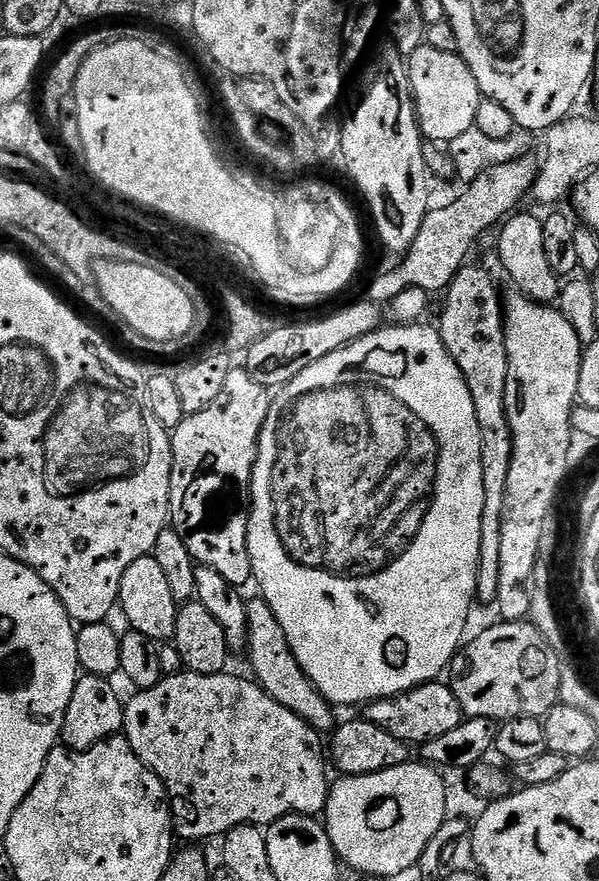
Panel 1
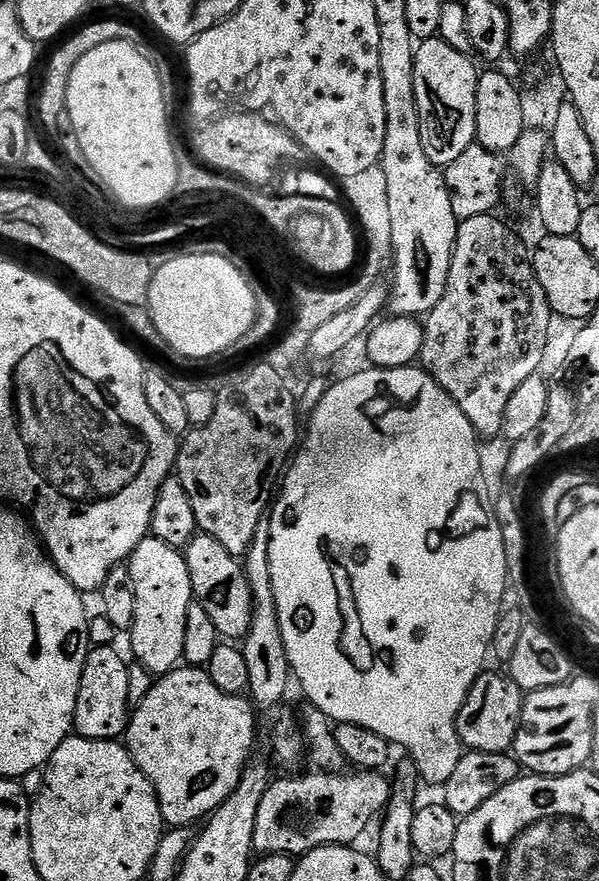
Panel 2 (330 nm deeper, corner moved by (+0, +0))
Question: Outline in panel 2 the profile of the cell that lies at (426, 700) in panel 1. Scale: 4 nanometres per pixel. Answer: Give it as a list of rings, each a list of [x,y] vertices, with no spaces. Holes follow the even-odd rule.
[[[488,670],[477,676],[456,719],[463,747],[478,752],[508,752],[516,743],[525,695],[507,675]]]

